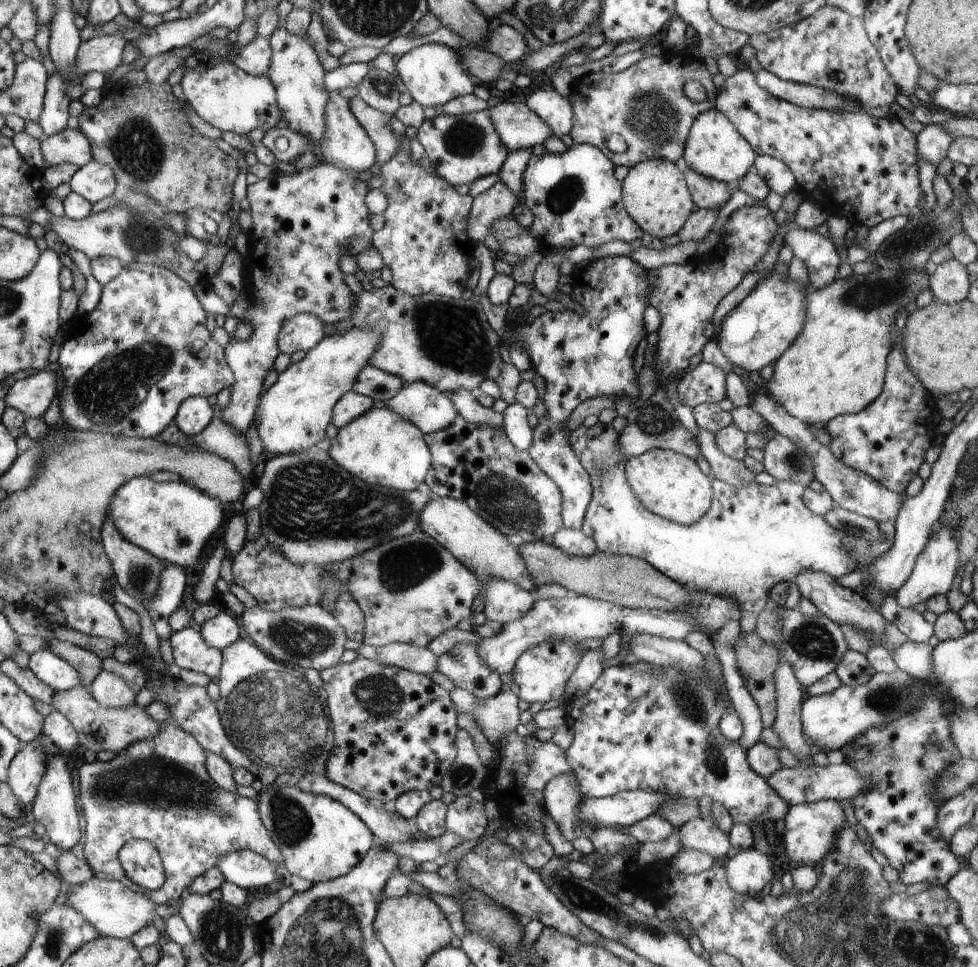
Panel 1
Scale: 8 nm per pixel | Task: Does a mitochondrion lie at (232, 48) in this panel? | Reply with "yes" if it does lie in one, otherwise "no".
no

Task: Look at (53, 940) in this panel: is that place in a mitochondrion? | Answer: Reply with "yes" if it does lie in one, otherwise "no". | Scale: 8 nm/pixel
yes

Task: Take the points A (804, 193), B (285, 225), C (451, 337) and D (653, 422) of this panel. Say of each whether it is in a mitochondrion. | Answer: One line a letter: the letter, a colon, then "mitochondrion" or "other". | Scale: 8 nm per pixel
A: other
B: other
C: mitochondrion
D: mitochondrion

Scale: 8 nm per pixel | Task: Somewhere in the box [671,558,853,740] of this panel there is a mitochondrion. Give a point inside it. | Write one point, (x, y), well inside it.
(811, 641)

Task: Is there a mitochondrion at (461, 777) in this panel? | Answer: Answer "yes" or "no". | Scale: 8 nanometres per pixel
yes

